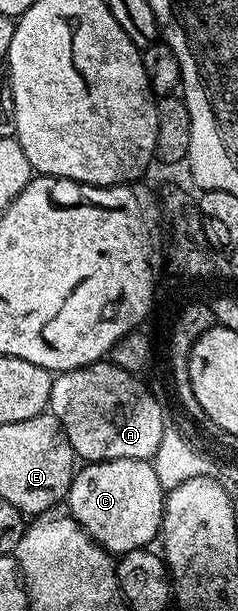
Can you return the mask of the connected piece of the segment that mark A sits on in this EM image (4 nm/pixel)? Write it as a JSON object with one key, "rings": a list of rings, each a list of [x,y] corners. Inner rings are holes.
{"rings":[[[110,363],[86,365],[52,376],[49,412],[61,423],[76,458],[87,463],[109,459],[152,460],[165,428],[163,409],[158,399],[139,380],[136,374],[126,373]]]}

